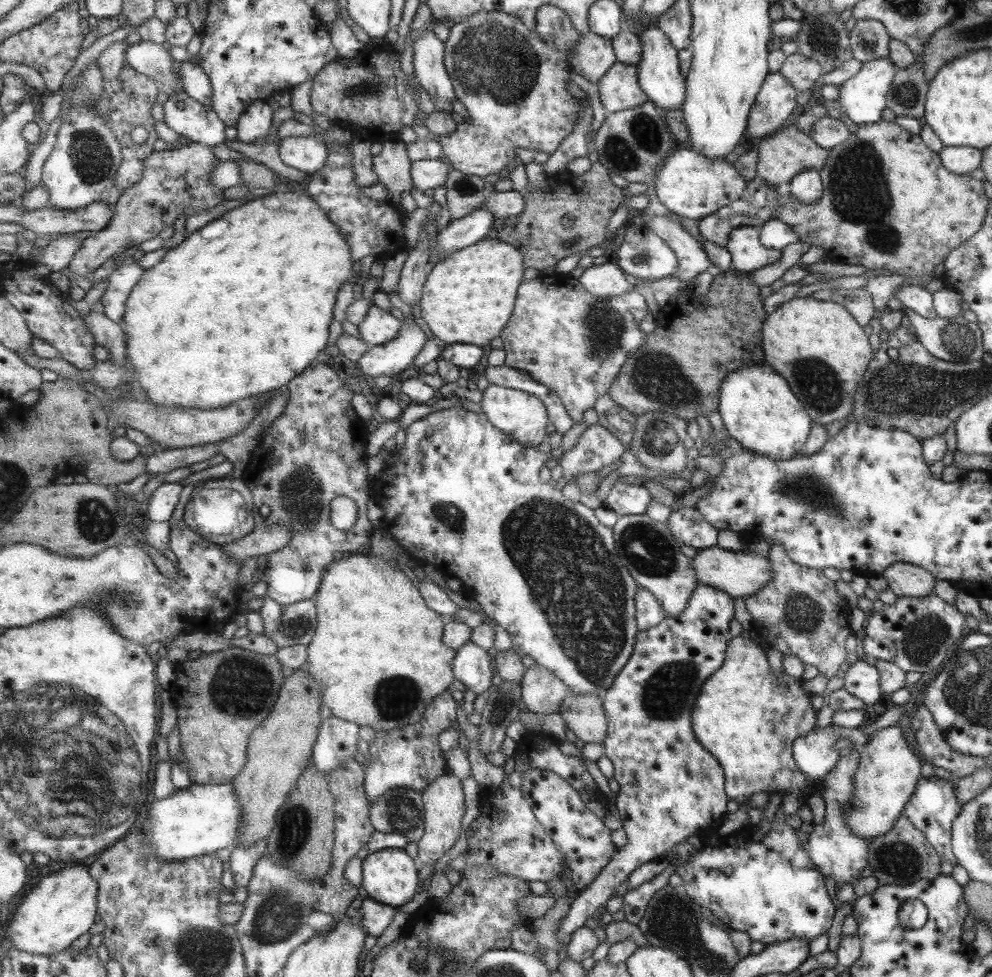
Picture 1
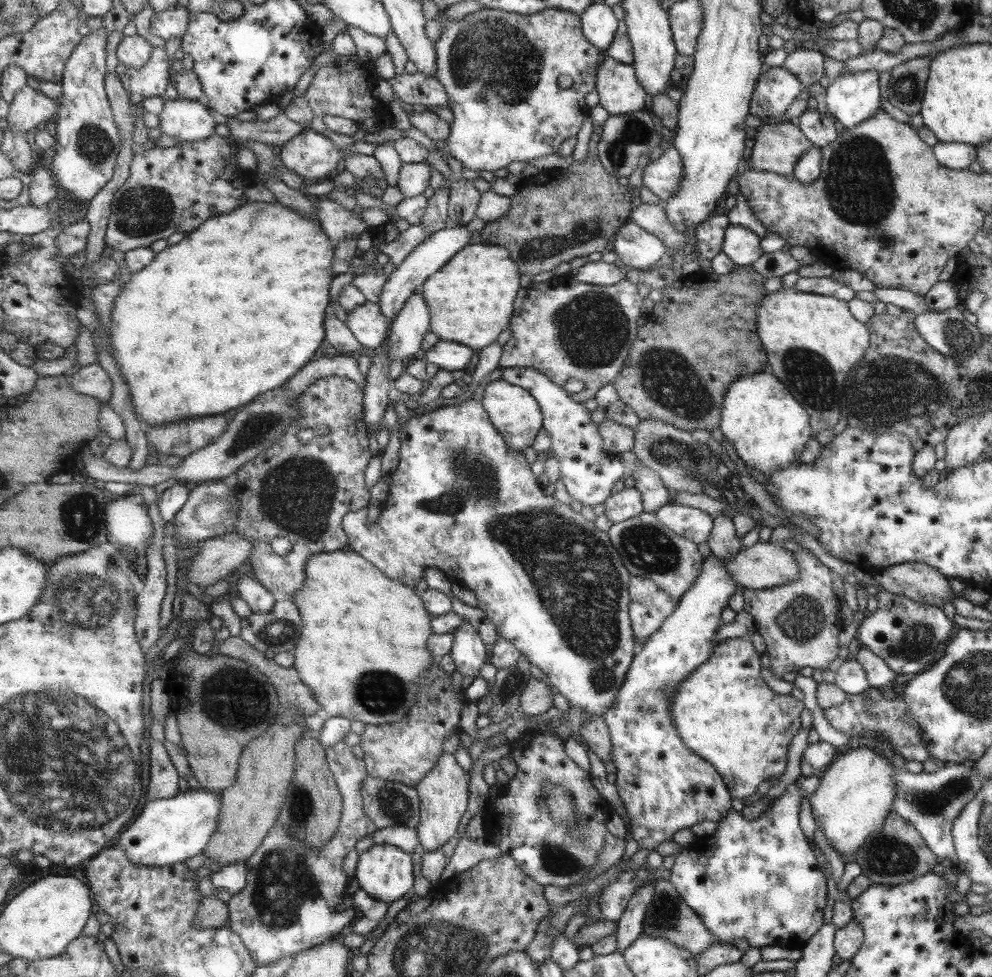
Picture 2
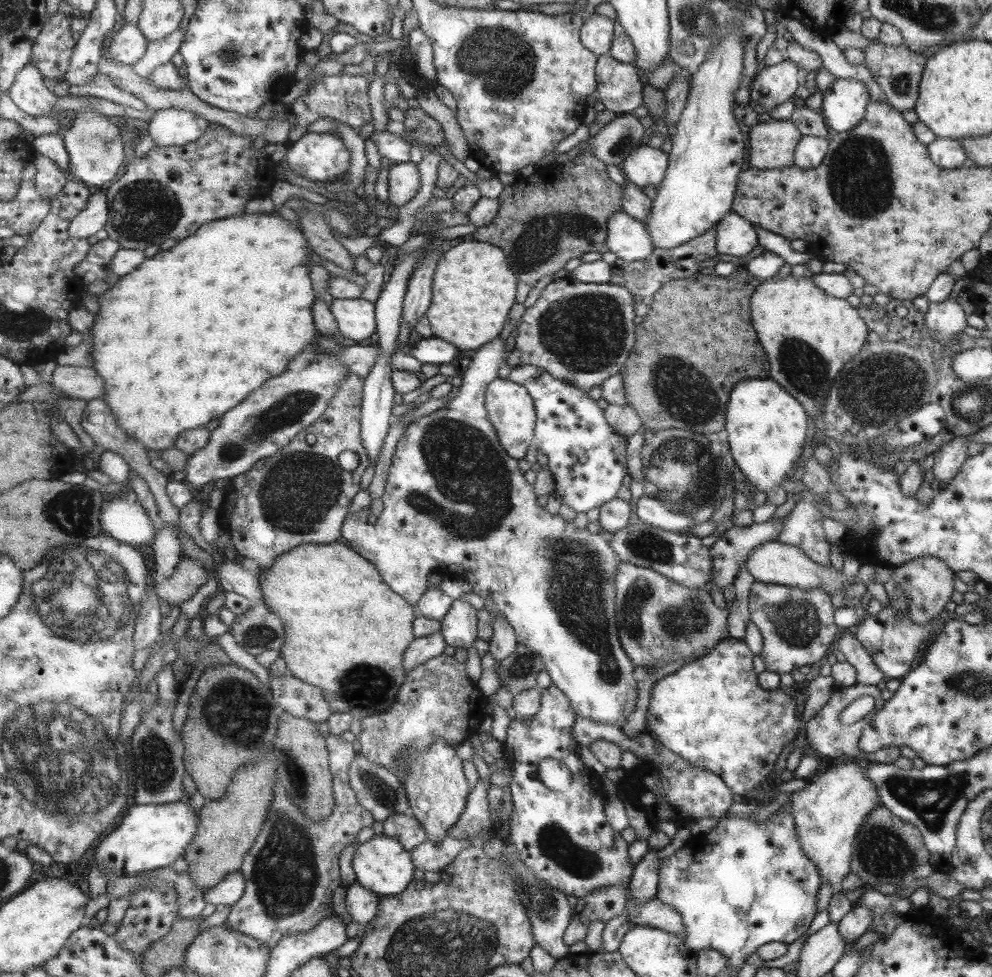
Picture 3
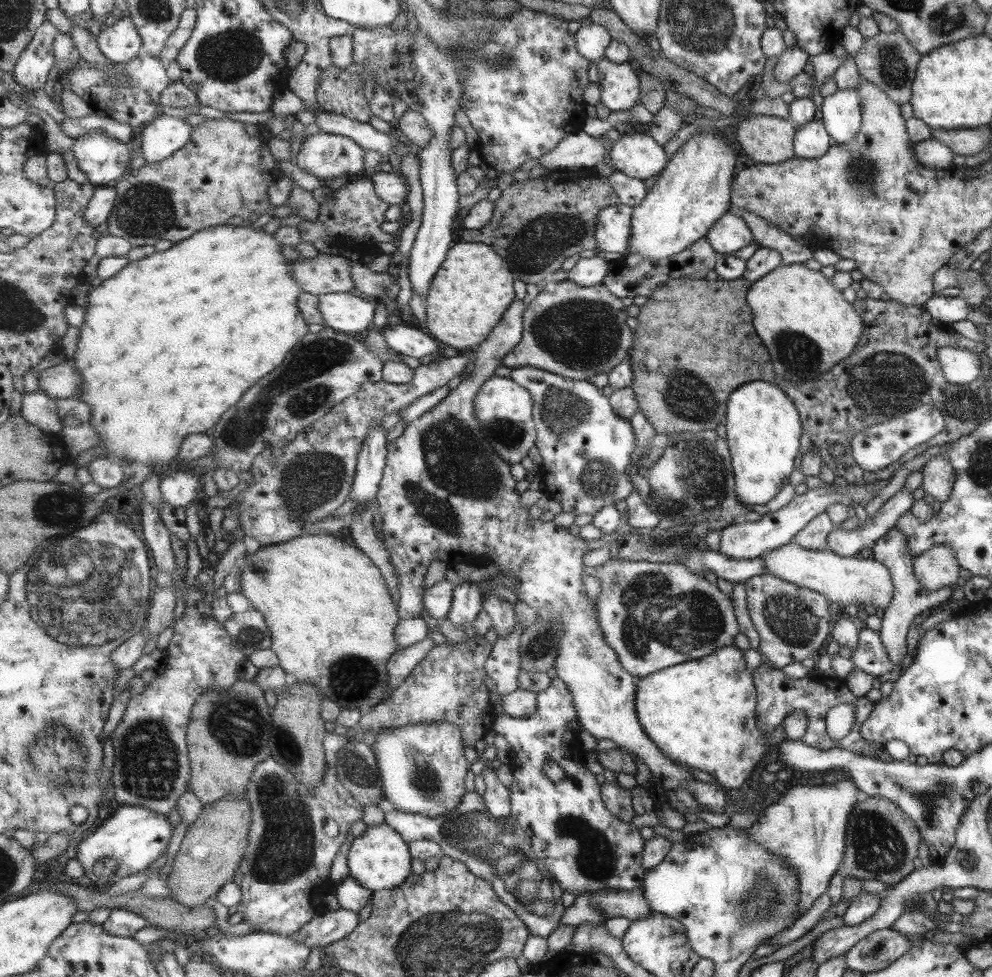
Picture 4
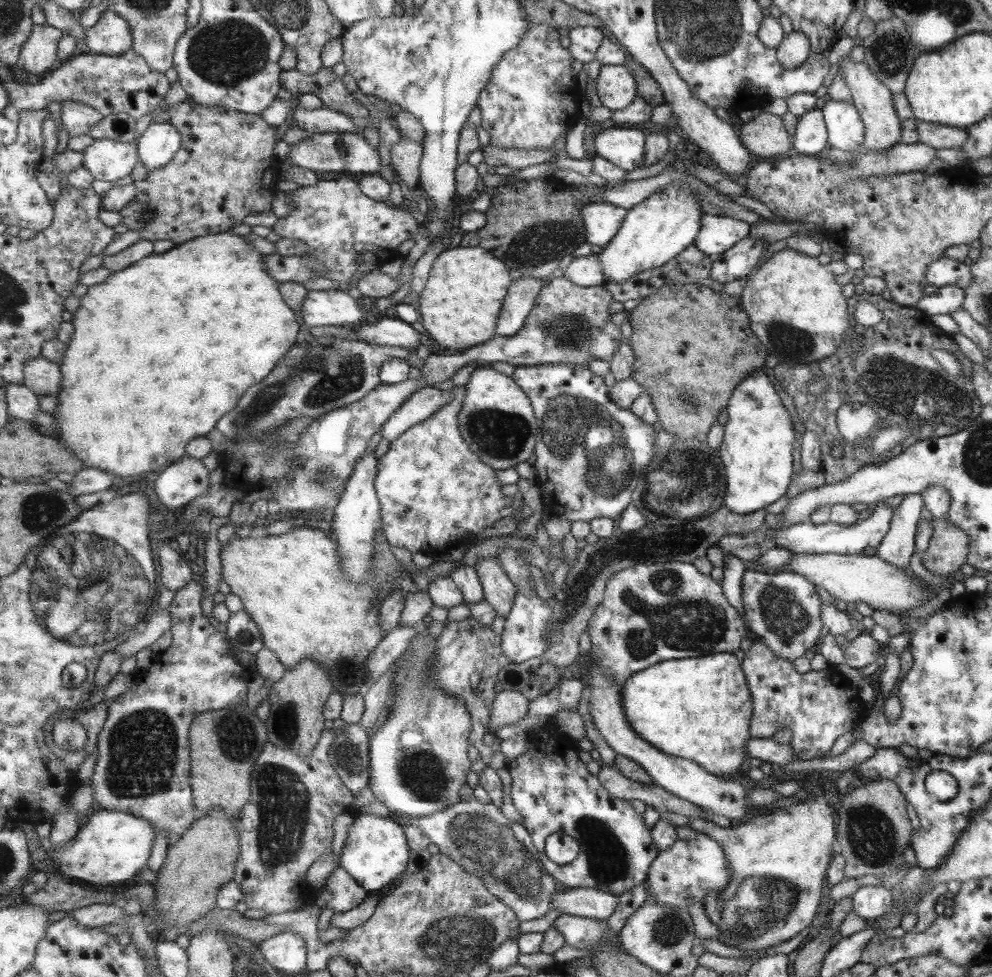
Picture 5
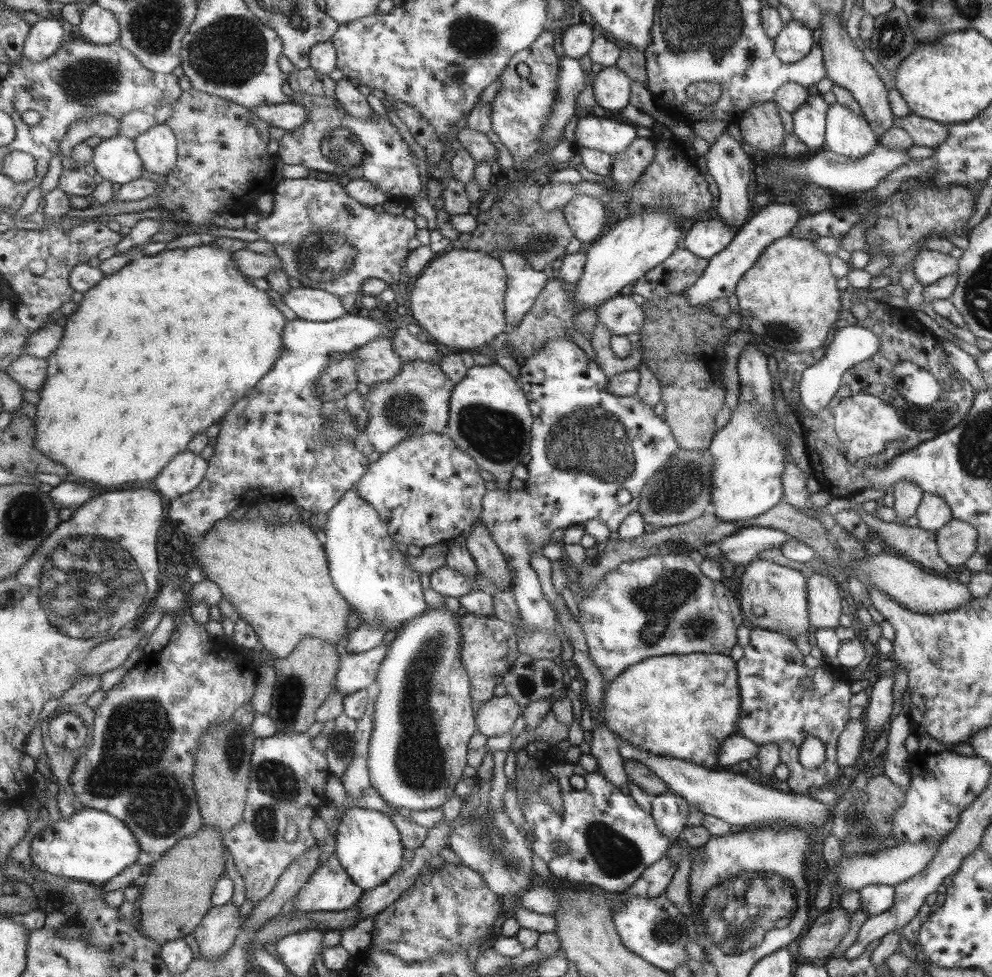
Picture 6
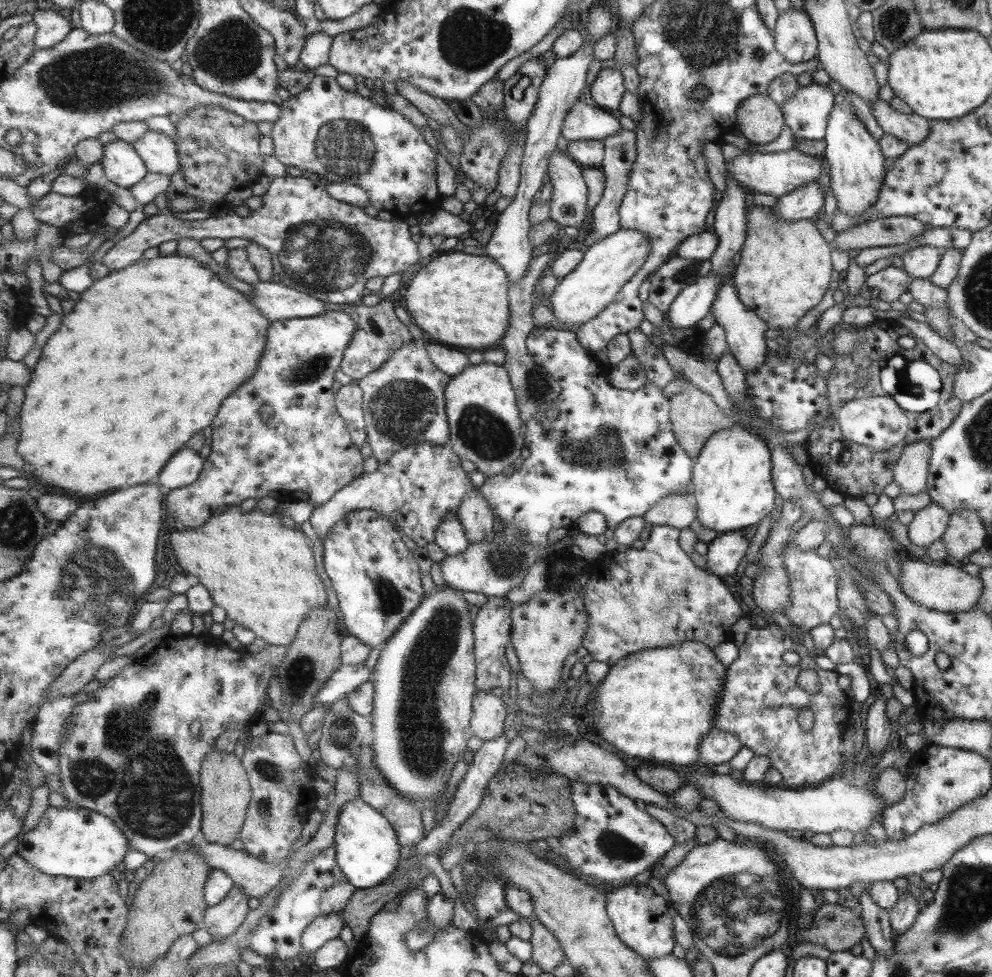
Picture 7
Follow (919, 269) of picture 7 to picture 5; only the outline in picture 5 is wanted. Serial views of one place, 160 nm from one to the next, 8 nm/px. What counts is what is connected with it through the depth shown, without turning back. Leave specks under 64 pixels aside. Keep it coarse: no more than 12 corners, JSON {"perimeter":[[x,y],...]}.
{"perimeter":[[940,256],[927,265],[926,284],[964,289],[970,266]]}

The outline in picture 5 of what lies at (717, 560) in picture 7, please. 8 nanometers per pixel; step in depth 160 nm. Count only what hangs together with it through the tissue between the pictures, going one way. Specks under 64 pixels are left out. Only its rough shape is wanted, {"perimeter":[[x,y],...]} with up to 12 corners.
{"perimeter":[[892,508],[866,520],[793,524],[771,546],[797,554],[860,554],[879,546]]}

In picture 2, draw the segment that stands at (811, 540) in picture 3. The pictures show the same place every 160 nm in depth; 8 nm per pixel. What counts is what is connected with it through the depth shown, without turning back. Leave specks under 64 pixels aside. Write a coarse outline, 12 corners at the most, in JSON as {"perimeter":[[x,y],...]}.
{"perimeter":[[785,526],[794,582],[744,589],[771,674],[826,670],[837,657],[833,573]]}

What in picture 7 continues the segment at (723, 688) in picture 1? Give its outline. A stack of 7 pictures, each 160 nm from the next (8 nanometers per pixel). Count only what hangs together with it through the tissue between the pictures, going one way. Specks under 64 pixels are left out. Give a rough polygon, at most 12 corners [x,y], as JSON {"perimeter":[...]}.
{"perimeter":[[700,641],[619,660],[597,687],[600,737],[687,766],[725,667]]}

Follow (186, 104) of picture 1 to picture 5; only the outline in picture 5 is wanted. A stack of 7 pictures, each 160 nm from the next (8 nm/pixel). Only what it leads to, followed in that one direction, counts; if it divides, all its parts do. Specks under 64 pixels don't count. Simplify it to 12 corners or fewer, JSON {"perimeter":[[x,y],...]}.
{"perimeter":[[151,122],[137,138],[148,171],[162,169],[181,150],[182,133]]}

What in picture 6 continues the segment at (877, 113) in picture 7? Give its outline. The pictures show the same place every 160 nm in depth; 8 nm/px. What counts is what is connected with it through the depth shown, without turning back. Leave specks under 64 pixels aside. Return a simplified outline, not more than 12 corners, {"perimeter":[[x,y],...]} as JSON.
{"perimeter":[[909,114],[894,117],[913,146],[934,149],[949,137],[939,121]]}

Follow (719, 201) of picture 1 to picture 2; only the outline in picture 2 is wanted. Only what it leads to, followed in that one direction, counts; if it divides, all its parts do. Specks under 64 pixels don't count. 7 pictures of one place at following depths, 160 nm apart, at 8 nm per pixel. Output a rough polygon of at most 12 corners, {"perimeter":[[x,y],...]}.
{"perimeter":[[670,146],[643,165],[641,182],[661,203],[675,196],[682,160]]}

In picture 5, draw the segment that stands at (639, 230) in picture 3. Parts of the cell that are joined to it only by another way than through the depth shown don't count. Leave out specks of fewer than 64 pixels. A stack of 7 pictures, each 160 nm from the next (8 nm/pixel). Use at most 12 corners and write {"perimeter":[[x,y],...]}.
{"perimeter":[[607,202],[582,208],[595,250],[614,239],[627,209]]}

